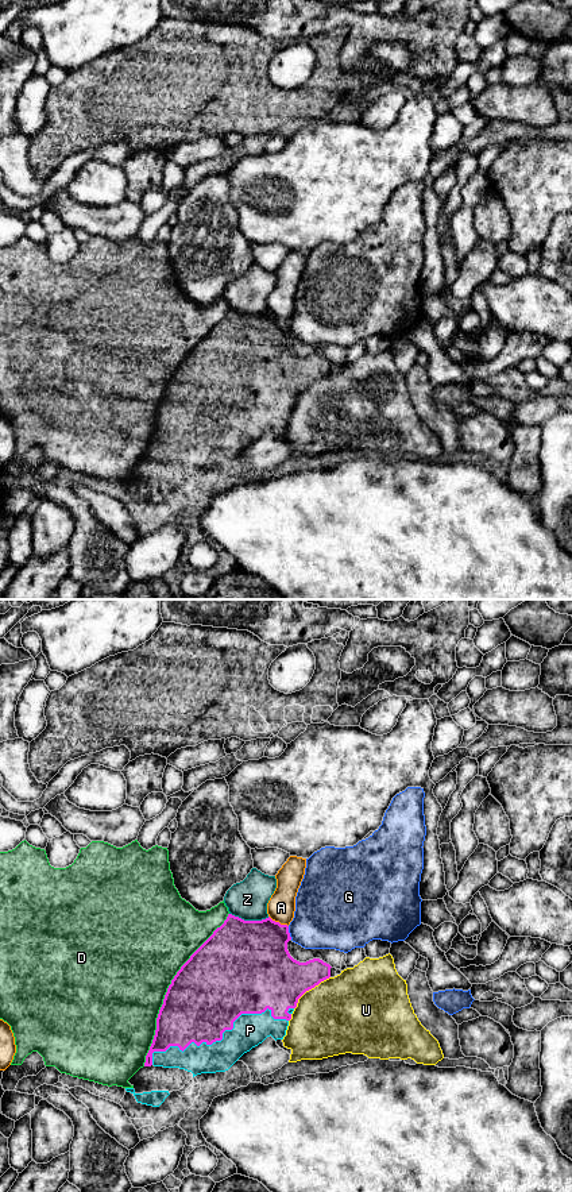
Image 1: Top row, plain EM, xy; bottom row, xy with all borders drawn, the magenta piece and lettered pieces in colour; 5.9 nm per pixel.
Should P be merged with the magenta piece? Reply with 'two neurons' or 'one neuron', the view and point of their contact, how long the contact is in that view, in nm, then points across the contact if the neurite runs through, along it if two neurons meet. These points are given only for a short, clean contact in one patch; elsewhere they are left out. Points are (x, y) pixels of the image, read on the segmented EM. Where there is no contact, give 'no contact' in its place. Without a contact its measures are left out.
one neuron; contact xy (220, 1040); length 850 nm

